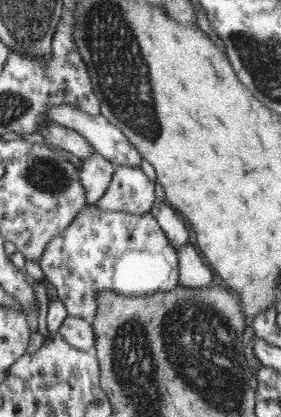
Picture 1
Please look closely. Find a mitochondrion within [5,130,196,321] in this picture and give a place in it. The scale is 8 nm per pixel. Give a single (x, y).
(45, 175)

